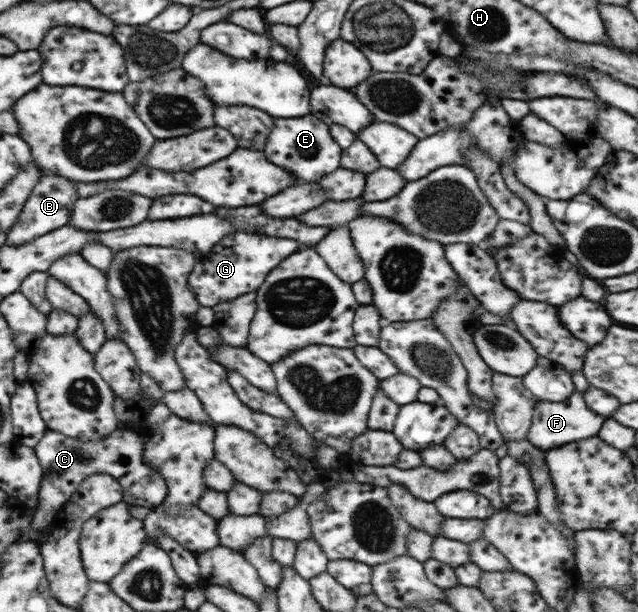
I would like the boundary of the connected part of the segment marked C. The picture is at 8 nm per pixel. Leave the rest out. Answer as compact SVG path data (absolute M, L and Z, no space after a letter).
M117 428L110 436L104 437L103 440L99 441L79 441L57 431L45 431L45 434L34 448L38 463L43 469L43 481L39 493L39 505L35 508L35 513L32 515L28 541L39 542L42 539L42 534L46 529L54 525L53 519L58 511L78 492L87 476L108 474L111 477L115 477L121 483L123 491L125 491L125 502L128 505L151 509L163 503L163 500L167 498L167 485L165 479L163 479L164 477L159 475L157 471L153 471L146 464L146 461L143 461L143 453L146 452L146 441L147 438L144 433L140 434L124 428Z

